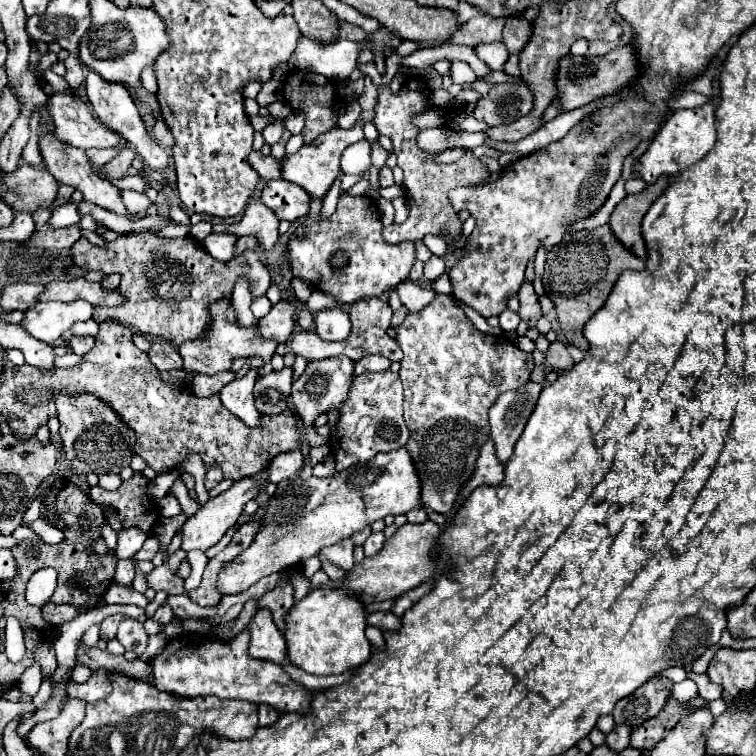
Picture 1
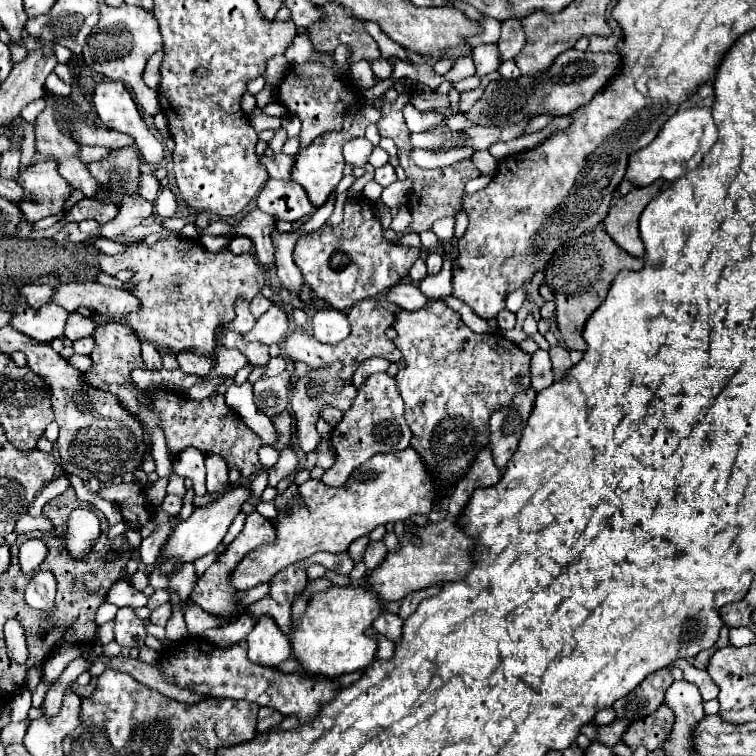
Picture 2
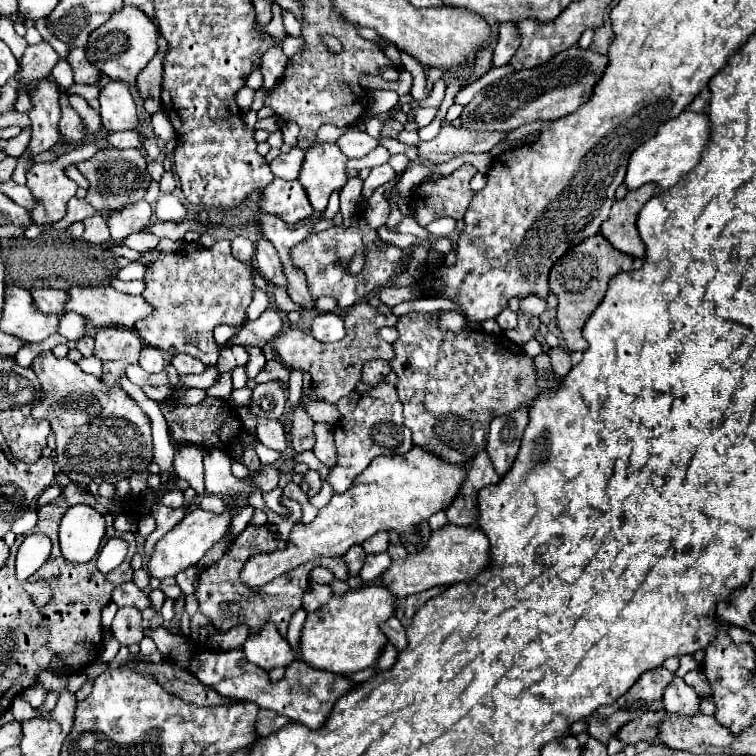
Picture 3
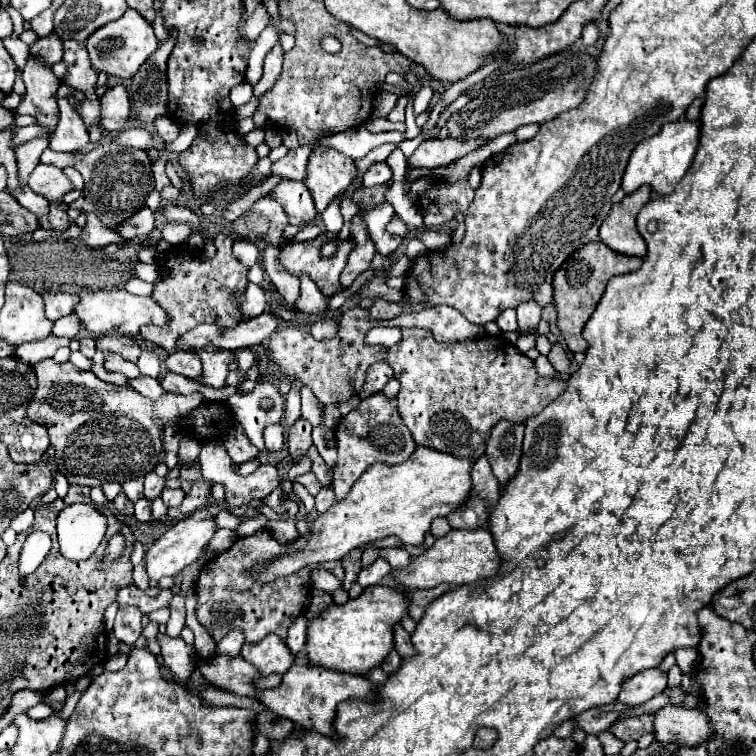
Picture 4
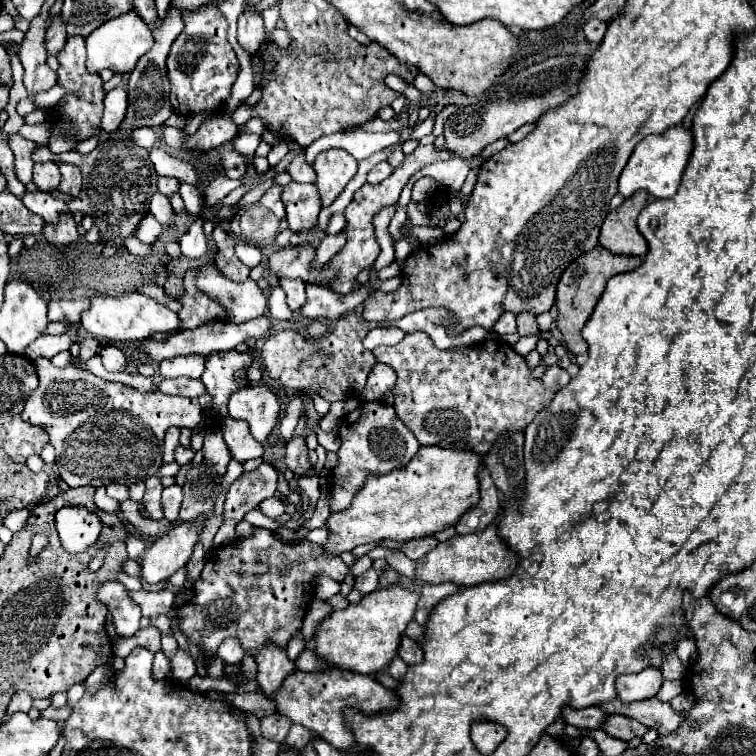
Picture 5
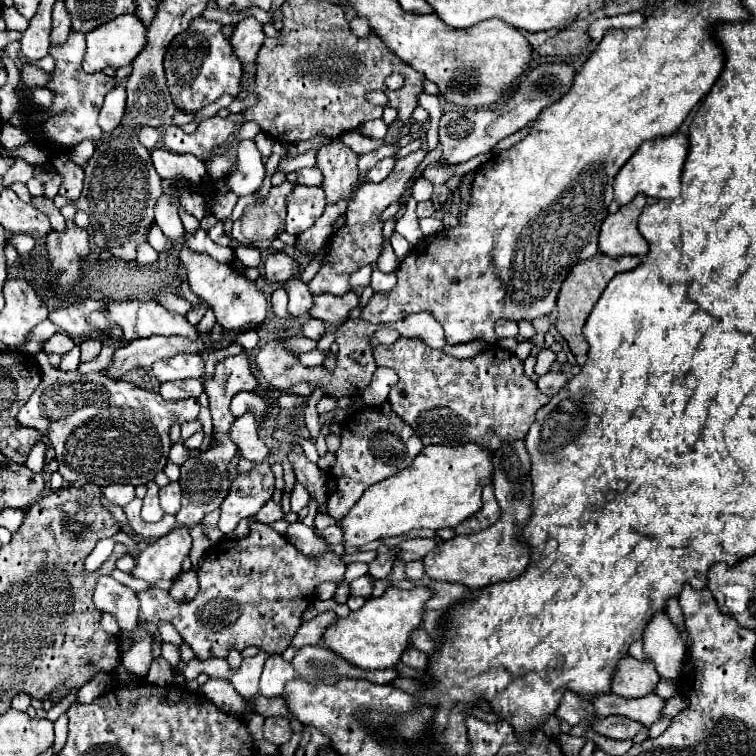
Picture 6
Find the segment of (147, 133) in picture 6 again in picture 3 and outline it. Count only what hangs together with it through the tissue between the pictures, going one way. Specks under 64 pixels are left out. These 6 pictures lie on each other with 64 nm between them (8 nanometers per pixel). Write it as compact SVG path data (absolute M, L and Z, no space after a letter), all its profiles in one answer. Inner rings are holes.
M124 130L124 132L112 132L104 144L114 146L114 148L140 148L142 146L142 136L138 132L132 130Z

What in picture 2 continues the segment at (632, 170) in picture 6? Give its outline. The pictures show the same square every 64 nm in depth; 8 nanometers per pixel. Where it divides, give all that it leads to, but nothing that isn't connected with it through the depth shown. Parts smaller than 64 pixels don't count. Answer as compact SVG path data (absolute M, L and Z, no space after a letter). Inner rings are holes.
M682 106L680 112L676 116L672 116L658 132L658 136L644 148L640 148L638 152L634 152L630 156L630 162L628 162L628 172L626 172L626 178L634 184L634 186L648 186L652 184L654 180L664 180L664 182L676 182L680 176L684 176L688 170L694 170L704 154L712 148L712 144L716 142L718 138L718 128L714 124L714 118L710 114L710 108L698 108L698 106Z

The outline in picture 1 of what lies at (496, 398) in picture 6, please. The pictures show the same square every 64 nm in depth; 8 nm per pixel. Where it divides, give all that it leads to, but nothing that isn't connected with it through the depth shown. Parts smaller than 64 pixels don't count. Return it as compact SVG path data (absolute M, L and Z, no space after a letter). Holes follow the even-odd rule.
M436 294L436 298L420 312L404 318L396 328L396 342L404 352L400 360L400 380L404 386L404 420L410 430L406 450L412 454L418 476L422 480L424 506L448 514L454 510L460 486L472 476L480 448L488 440L488 410L502 392L516 390L530 380L532 354L522 352L508 338L478 332L464 312L454 304L452 296Z

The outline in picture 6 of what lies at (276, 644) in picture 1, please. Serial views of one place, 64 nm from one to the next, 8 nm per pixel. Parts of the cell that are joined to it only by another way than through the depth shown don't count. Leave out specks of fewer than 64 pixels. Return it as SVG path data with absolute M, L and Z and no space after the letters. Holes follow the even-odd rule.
M280 654L272 656L264 664L264 672L260 676L260 694L266 698L282 696L286 682L296 678L296 672L290 662L284 662Z

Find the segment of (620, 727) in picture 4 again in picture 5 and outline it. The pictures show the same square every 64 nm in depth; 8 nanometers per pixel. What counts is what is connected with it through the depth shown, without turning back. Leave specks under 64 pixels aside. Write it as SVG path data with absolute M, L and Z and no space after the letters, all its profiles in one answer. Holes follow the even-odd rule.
M612 714L612 716L608 716L608 718L604 720L602 730L604 730L606 734L610 734L612 738L630 742L630 740L636 738L636 736L644 736L646 730L648 730L648 726L636 722L636 720L628 718L628 716L616 716L616 714Z

